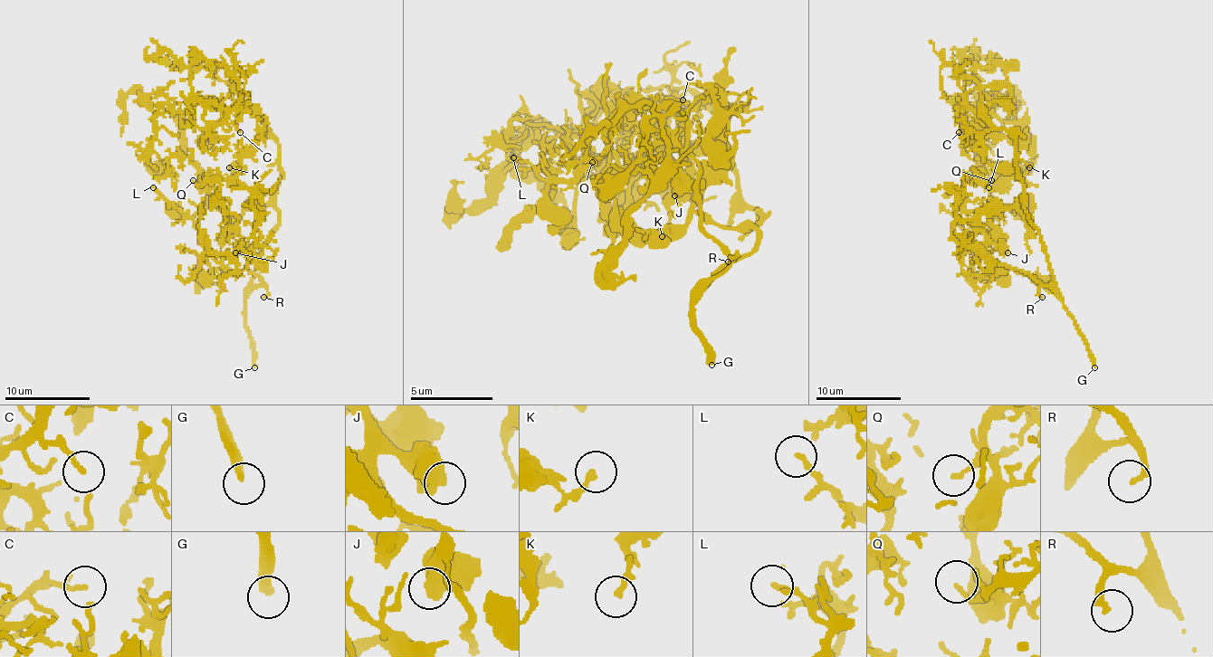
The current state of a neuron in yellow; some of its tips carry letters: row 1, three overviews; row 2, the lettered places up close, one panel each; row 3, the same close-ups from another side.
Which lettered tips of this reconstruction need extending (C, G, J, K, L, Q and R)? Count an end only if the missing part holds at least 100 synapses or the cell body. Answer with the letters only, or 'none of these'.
G, R

